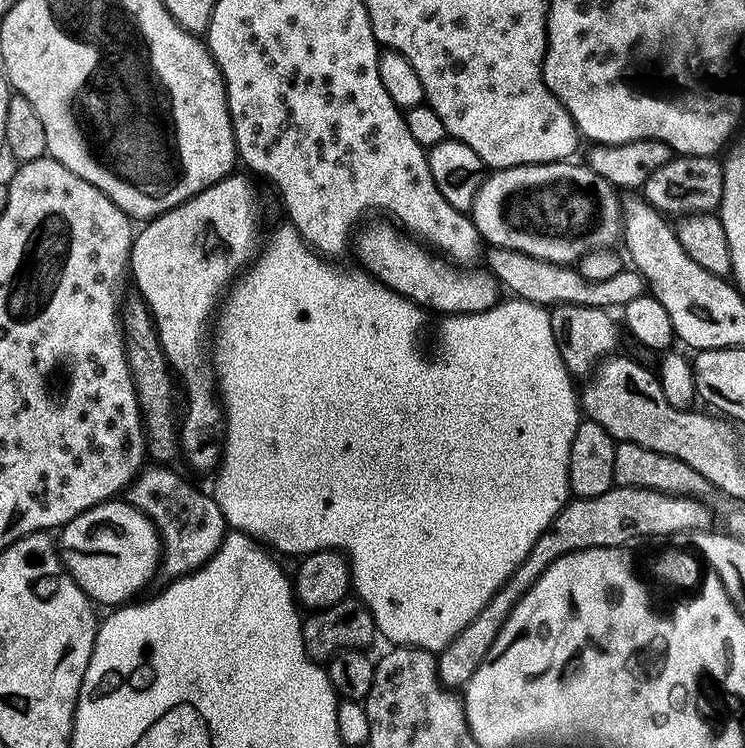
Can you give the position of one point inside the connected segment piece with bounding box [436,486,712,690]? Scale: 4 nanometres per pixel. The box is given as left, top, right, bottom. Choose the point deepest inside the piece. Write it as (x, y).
(605, 522)

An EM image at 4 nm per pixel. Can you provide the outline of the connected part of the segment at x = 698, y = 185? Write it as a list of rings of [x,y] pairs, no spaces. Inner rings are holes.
[[[673,155],[666,162],[666,166],[658,166],[650,178],[646,178],[642,189],[643,199],[647,200],[657,212],[664,213],[665,217],[683,218],[685,216],[698,216],[712,214],[720,207],[720,199],[724,193],[724,170],[721,161],[716,156],[681,156]]]

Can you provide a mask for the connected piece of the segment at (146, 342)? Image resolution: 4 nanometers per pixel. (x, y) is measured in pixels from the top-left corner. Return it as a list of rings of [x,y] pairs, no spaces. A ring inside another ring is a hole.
[[[138,294],[125,297],[121,303],[120,314],[120,330],[124,335],[124,345],[127,350],[127,362],[131,368],[132,381],[135,384],[136,397],[139,400],[141,416],[144,419],[145,429],[145,447],[149,457],[158,464],[170,464],[177,456],[179,457],[179,425],[180,410],[176,408],[174,400],[174,381],[172,370],[168,367],[168,360],[165,358],[164,352],[161,350],[160,337],[156,332],[156,325],[152,320],[144,300]]]

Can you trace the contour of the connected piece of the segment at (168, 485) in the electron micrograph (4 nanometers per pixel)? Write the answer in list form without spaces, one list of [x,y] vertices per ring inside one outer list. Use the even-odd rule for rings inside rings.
[[[168,466],[145,467],[126,490],[126,499],[152,520],[160,536],[159,571],[175,578],[197,572],[216,553],[224,541],[226,525],[215,495],[199,492],[190,481],[170,469]]]

